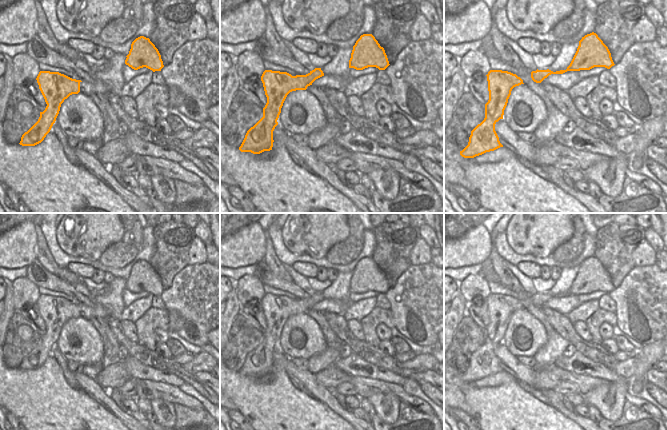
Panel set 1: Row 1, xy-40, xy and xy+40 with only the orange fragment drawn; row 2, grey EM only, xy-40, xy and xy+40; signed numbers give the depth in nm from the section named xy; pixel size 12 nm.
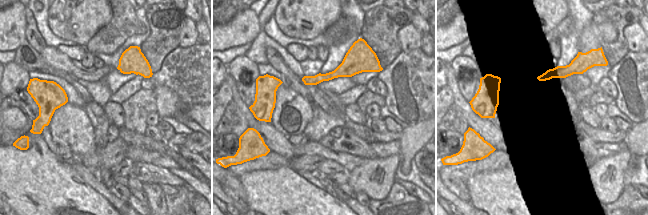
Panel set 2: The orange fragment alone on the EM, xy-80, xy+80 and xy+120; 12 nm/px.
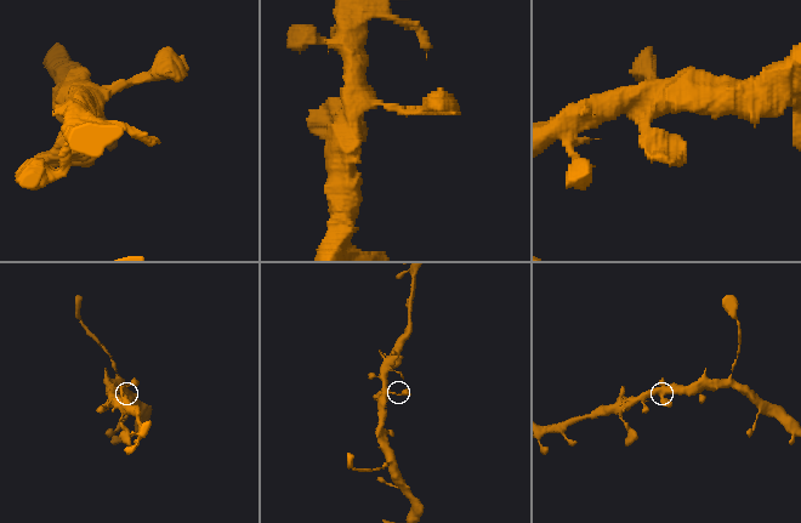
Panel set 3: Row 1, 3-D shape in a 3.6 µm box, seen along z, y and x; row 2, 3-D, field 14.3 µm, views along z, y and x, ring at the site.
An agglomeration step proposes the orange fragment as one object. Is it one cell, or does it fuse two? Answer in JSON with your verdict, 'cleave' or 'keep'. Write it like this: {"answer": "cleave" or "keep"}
{"answer": "keep"}

